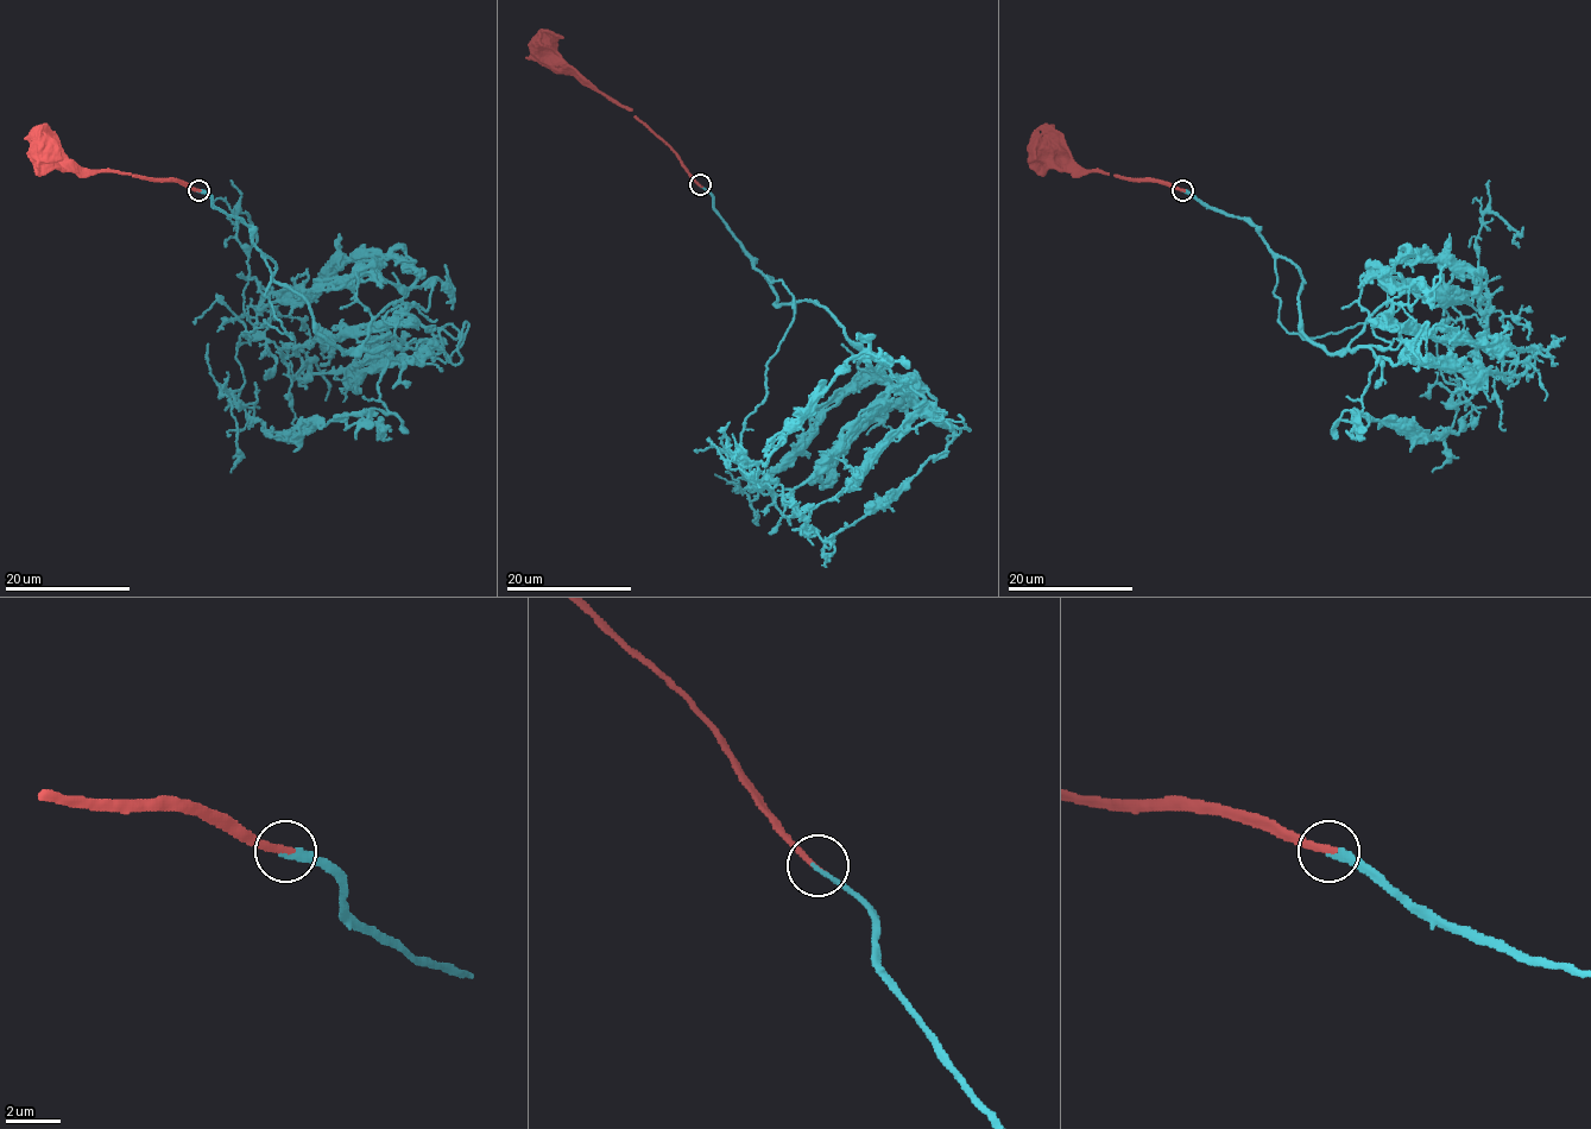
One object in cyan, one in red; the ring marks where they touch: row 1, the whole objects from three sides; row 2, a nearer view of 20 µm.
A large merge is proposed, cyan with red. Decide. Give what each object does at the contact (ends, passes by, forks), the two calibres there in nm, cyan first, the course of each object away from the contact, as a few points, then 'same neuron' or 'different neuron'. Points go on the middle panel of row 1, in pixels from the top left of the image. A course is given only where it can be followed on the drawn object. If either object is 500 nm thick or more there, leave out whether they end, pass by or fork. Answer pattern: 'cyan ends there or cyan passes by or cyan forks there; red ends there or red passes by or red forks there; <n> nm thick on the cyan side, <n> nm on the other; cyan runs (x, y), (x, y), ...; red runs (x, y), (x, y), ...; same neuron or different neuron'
cyan ends there; red ends there; 180 nm thick on the cyan side, 240 nm on the other; cyan runs (700, 184), (765, 277), (775, 304), (815, 302), (942, 423), (960, 430), (941, 455), (825, 544), (827, 566); red runs (700, 184), (680, 158), (631, 111), (573, 75), (563, 74), (537, 49), (538, 45); same neuron

